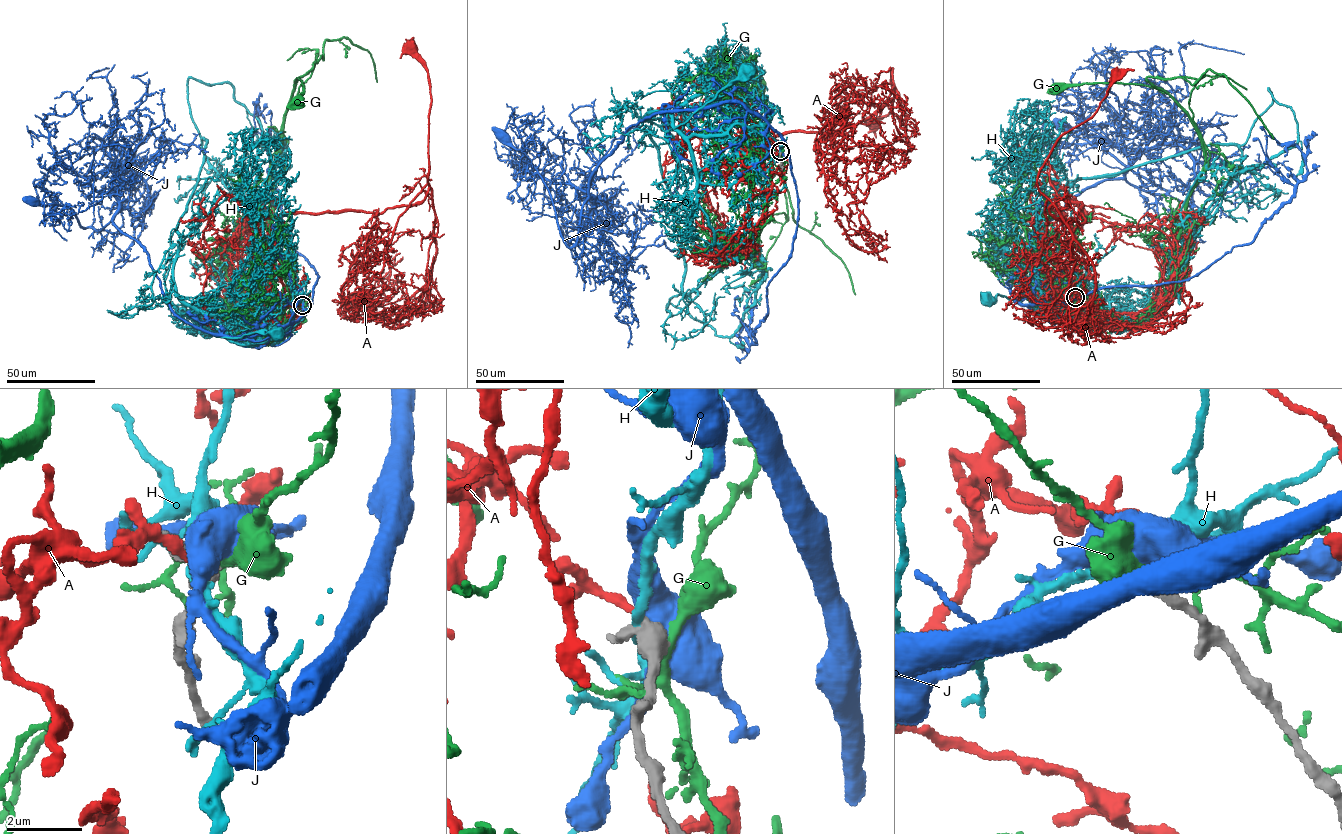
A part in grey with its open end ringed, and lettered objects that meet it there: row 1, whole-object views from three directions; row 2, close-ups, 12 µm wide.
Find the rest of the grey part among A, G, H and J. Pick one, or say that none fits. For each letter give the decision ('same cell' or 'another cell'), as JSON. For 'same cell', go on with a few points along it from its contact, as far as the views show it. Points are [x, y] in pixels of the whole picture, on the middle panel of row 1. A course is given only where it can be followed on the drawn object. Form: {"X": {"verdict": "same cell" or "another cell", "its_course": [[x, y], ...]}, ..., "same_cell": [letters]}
{"A": {"verdict": "same cell", "its_course": [[780, 152], [760, 148], [734, 107], [758, 137], [841, 133], [878, 110], [892, 67], [892, 109], [871, 121]]}, "G": {"verdict": "another cell"}, "H": {"verdict": "another cell"}, "J": {"verdict": "another cell"}, "same_cell": ["A"]}

